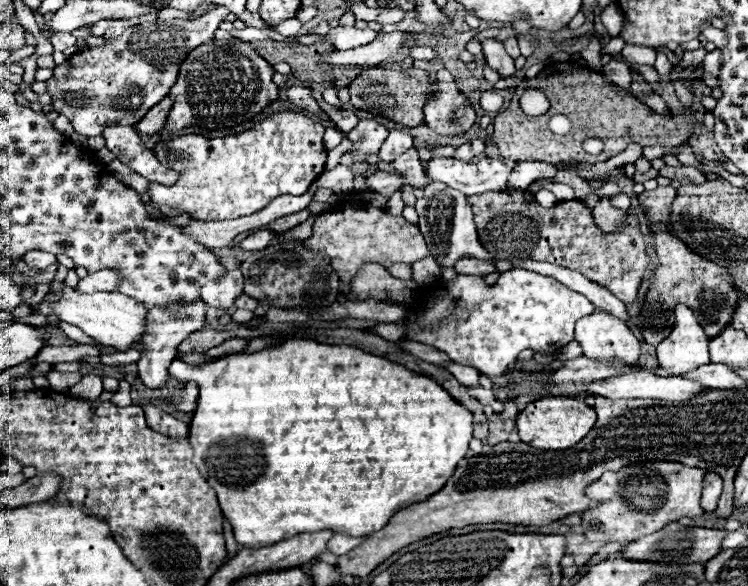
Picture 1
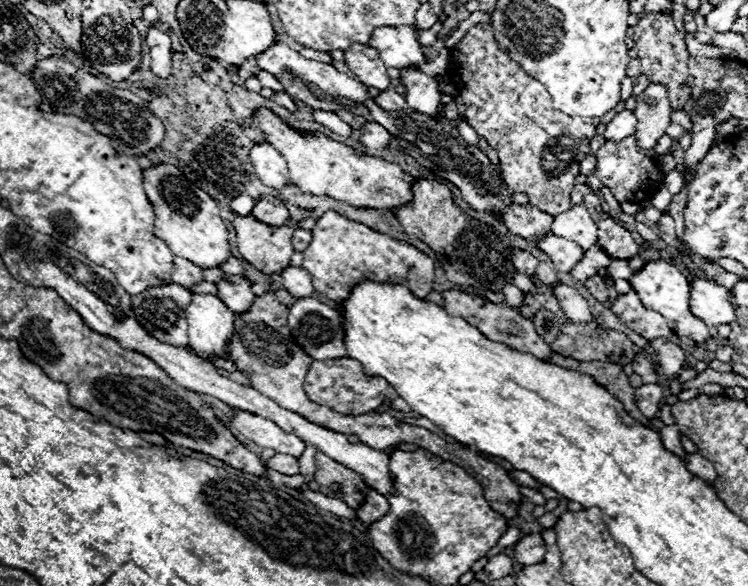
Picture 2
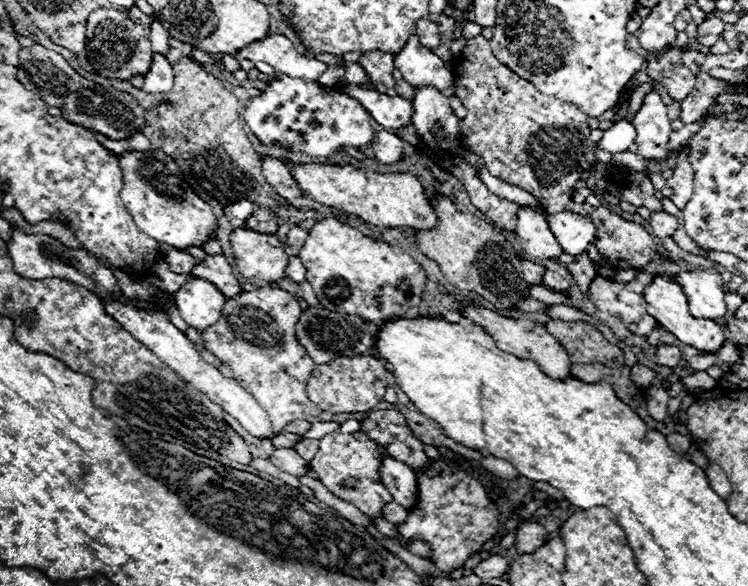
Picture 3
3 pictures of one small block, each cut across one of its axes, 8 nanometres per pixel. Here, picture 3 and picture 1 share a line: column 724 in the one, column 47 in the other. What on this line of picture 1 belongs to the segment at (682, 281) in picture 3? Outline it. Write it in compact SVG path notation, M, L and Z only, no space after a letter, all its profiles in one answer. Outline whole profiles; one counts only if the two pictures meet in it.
M62 282L54 284L50 292L60 292L62 300L58 302L40 302L38 312L40 314L50 314L58 312L62 322L68 322L72 326L78 326L84 330L90 338L100 342L102 346L112 346L116 350L130 350L134 344L142 342L142 336L146 334L146 306L138 302L136 298L124 296L120 292L96 292L96 294L78 294L74 288L66 288Z

